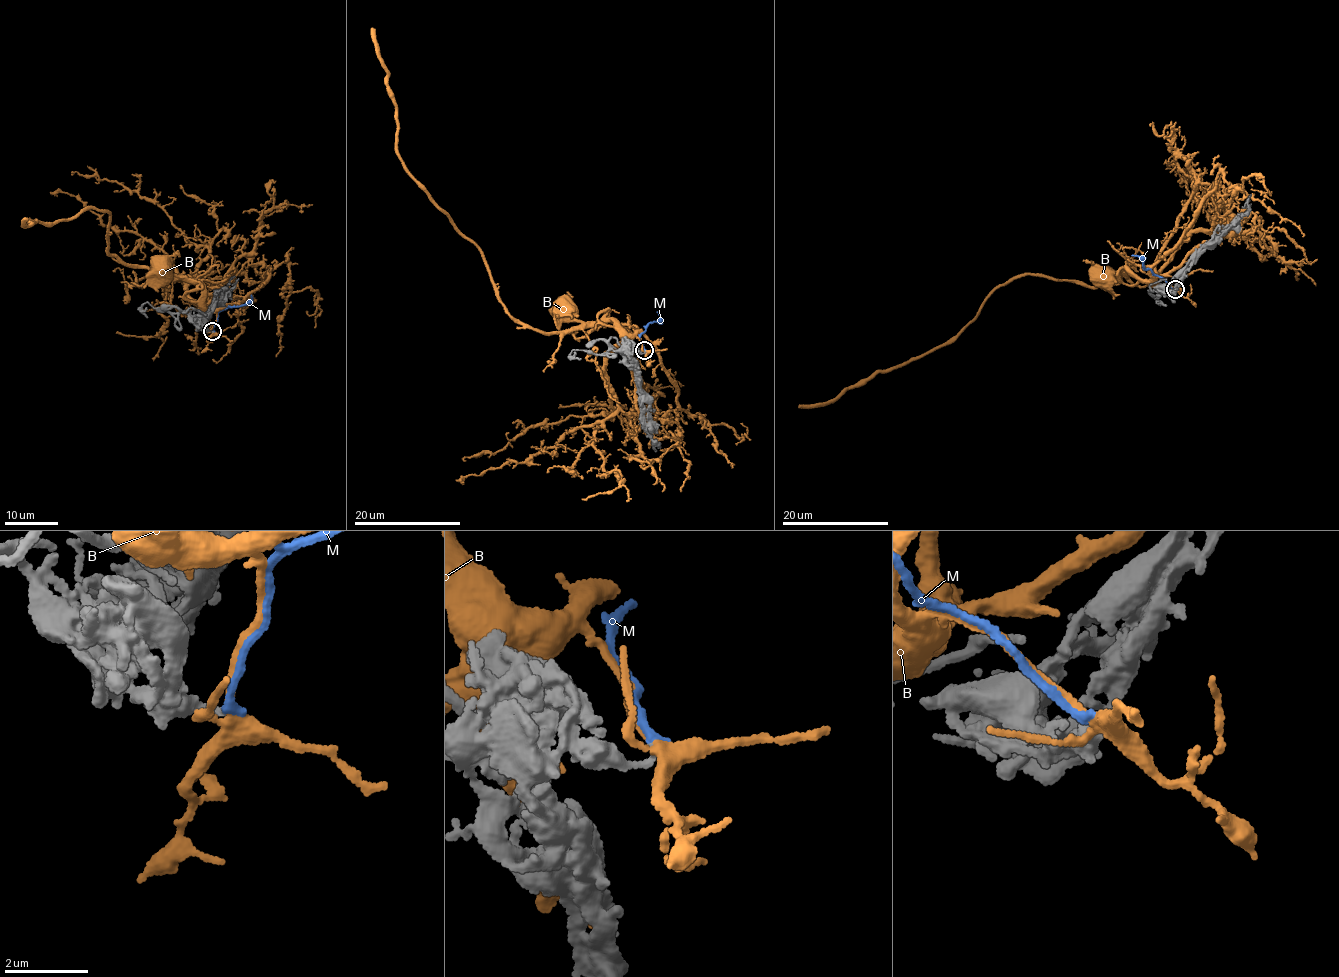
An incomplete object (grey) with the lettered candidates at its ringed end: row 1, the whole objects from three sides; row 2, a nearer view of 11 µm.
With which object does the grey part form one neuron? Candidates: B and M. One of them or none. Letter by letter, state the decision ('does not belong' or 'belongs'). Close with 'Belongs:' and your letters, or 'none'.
B: does not belong
M: belongs
Belongs: M

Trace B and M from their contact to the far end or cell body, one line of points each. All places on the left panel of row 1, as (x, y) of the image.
B: (212, 331), (217, 313), (205, 309), (202, 288), (183, 277), (172, 276), (163, 266)
M: (212, 331), (220, 312), (230, 306), (243, 306), (251, 299), (251, 295)

